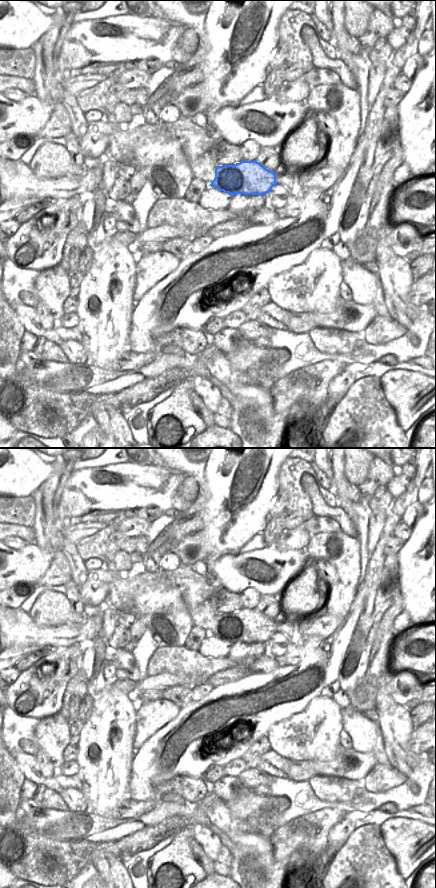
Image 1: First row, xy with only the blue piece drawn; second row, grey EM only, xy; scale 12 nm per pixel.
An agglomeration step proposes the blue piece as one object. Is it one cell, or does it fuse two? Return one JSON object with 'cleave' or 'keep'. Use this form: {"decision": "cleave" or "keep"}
{"decision": "keep"}

